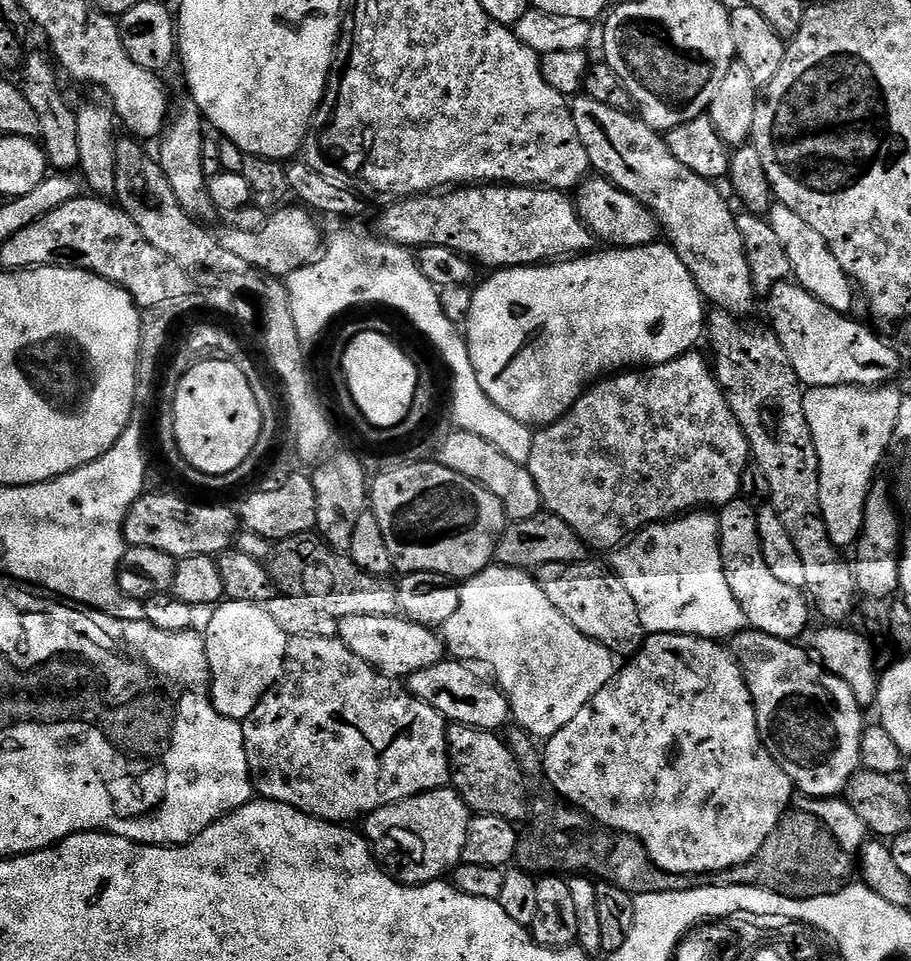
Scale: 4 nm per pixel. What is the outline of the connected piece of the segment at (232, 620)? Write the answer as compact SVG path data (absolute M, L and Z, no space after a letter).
M225 599L211 609L212 617L208 620L208 629L203 629L202 635L206 654L208 655L208 671L210 673L210 699L214 710L228 720L243 721L258 706L258 702L280 680L284 673L284 660L288 656L289 636L270 618L267 607L263 604L238 602Z

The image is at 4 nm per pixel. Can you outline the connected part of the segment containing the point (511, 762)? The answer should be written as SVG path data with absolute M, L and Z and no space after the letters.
M452 724L448 730L448 755L451 787L460 793L469 810L482 816L497 816L513 822L527 818L530 800L528 804L524 772L520 769L523 767L508 749L507 739L494 732L483 732L480 728Z

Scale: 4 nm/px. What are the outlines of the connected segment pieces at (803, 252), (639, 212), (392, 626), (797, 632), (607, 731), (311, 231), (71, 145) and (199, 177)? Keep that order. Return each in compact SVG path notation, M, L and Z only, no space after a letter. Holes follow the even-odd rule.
M779 202L773 203L767 212L766 219L774 230L774 234L778 234L778 239L786 250L786 258L790 258L795 283L810 294L814 294L814 298L818 298L834 311L851 313L854 285L842 270L842 266L838 266L838 258L834 258L834 254L830 254L830 246L826 246L826 238L822 238L822 234L818 234L818 230L814 230L814 226L802 222L802 218L798 218L798 214L794 214L794 210L790 210L785 204Z
M589 178L575 189L574 203L576 213L597 241L605 240L605 245L614 248L647 248L661 239L660 222L643 202L623 192L607 178L596 179L600 180Z
M400 614L395 616L351 616L339 621L338 638L351 652L358 654L358 658L362 658L362 662L366 662L374 671L393 678L410 677L418 670L426 670L430 666L439 664L446 656L446 645L433 629L415 624L413 620Z
M739 498L731 500L719 509L720 553L726 570L726 582L734 593L738 606L742 606L749 629L770 634L779 640L799 641L808 628L810 600L801 589L778 582L762 558L762 546L758 538L757 509Z
M657 632L649 635L645 639L644 645L640 647L639 652L627 661L628 664L617 671L612 683L606 685L602 690L598 690L598 694L594 694L594 698L586 706L582 706L582 710L578 710L578 714L574 714L574 718L570 718L570 722L566 722L566 726L562 726L562 730L558 730L558 734L547 737L544 748L544 776L552 783L551 791L559 796L561 801L567 802L571 807L581 811L585 816L591 818L597 825L603 826L613 832L625 832L628 836L640 841L640 845L644 847L650 854L650 858L658 867L667 872L674 874L686 874L687 876L699 876L701 874L711 874L713 872L724 872L727 868L737 868L739 864L747 864L758 854L758 850L762 850L762 846L766 842L766 838L770 838L770 834L780 825L780 821L784 819L789 811L790 805L794 800L794 785L792 779L786 774L786 770L782 770L782 766L778 766L778 762L774 762L774 758L766 750L766 746L760 737L758 730L758 722L756 721L756 711L752 705L752 695L744 681L744 671L741 670L739 662L735 655L723 643L714 640L703 640L701 636L683 636L677 632Z
M303 206L288 207L276 208L269 215L262 230L246 233L236 227L228 226L224 233L219 233L220 244L226 250L230 250L235 257L242 258L267 276L286 278L294 270L305 268L313 263L315 256L312 255L315 252L317 255L321 251L322 232L320 236L320 228L316 225L317 217L309 209Z
M29 51L24 57L24 63L18 69L18 87L20 93L30 102L34 114L38 117L38 140L48 158L48 167L56 174L72 174L80 167L78 158L78 122L77 109L68 105L64 92L60 89L61 77L58 68L47 55ZM57 76L57 77L56 77Z
M181 94L171 101L168 109L168 123L158 137L160 152L158 161L162 174L169 182L170 188L177 199L178 206L187 214L200 222L217 219L218 213L214 202L210 202L208 193L209 176L202 170L202 158L204 157L204 141L206 139L206 121L200 115L200 108L192 101L192 97Z

